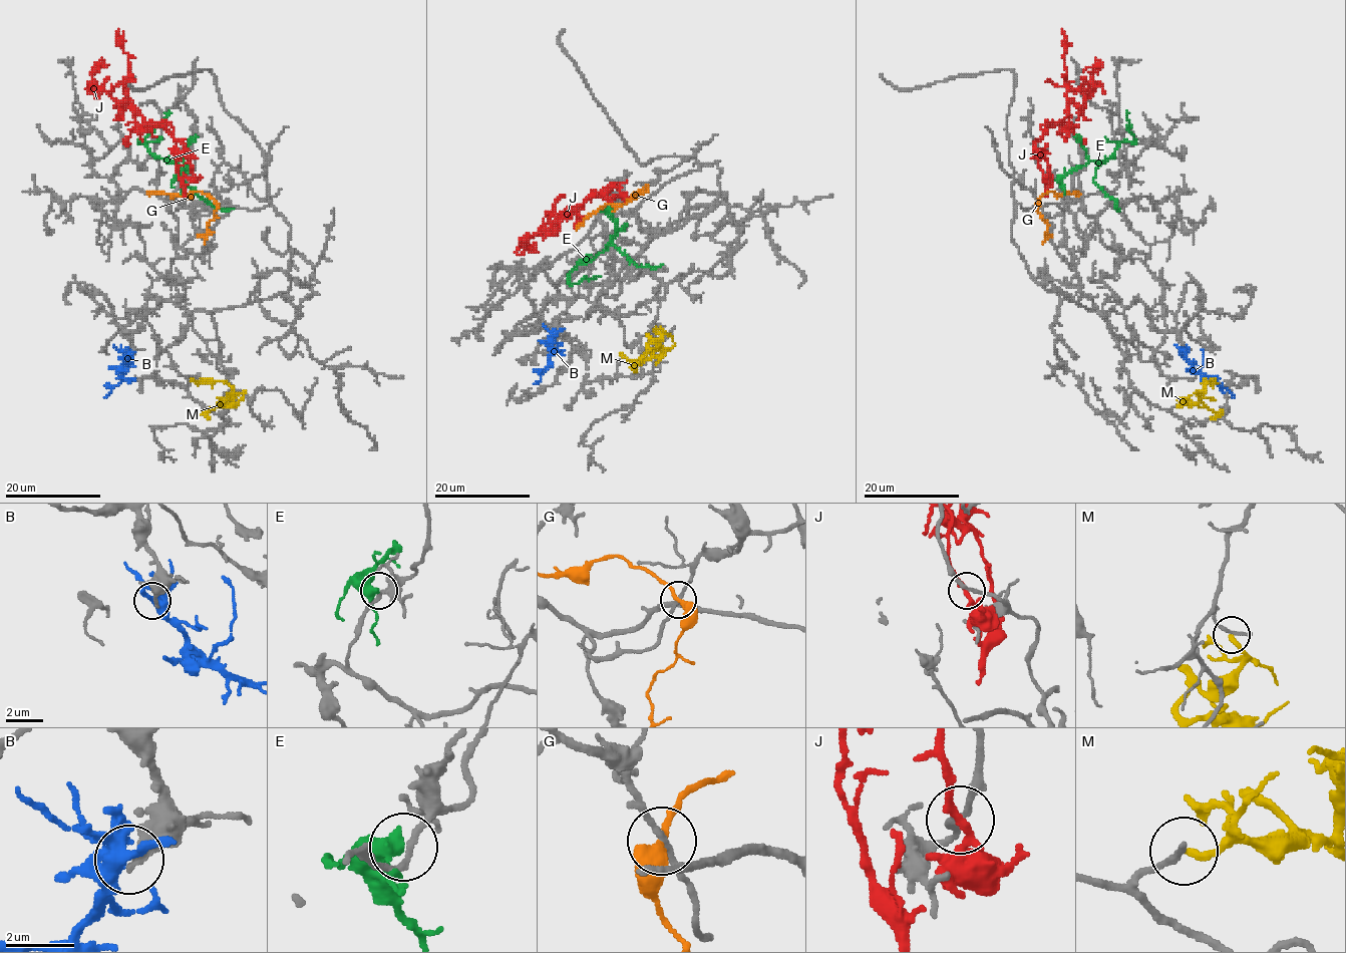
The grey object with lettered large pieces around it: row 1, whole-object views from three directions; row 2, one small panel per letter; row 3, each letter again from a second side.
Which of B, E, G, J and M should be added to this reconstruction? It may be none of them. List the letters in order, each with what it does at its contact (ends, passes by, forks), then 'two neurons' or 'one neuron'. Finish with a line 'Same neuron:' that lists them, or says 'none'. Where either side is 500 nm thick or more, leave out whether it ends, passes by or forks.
B: it forks; two neurons
E: it passes by; two neurons
G: it passes by; two neurons
J: it passes by; two neurons
M: it ends; two neurons
Same neuron: none

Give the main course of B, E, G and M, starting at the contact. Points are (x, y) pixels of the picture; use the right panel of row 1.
B: (1182, 355), (1235, 398)
E: (1058, 179), (1072, 168), (1092, 161), (1104, 163), (1119, 141), (1134, 142), (1134, 135), (1126, 128), (1125, 109)
G: (1038, 202), (1050, 191), (1055, 196), (1080, 194)
M: (1178, 405), (1198, 402), (1207, 381), (1212, 381), (1203, 377)

